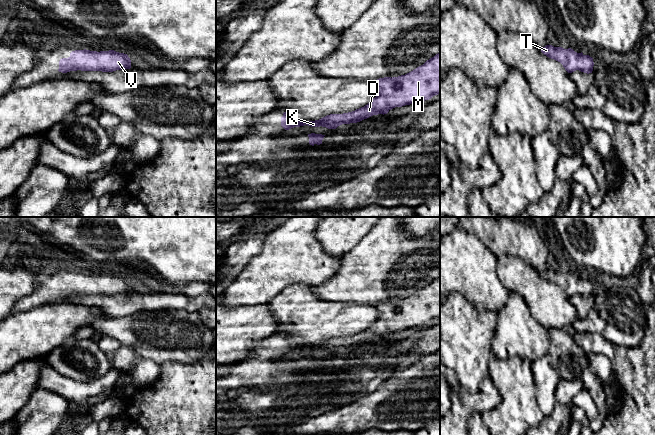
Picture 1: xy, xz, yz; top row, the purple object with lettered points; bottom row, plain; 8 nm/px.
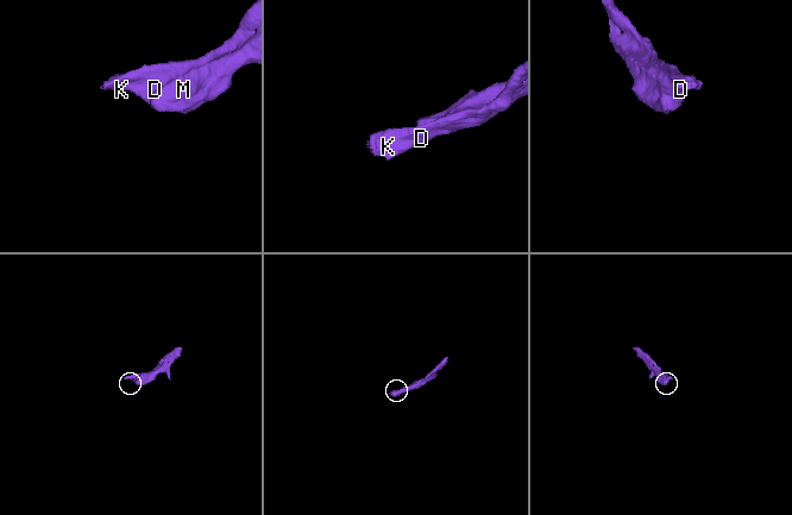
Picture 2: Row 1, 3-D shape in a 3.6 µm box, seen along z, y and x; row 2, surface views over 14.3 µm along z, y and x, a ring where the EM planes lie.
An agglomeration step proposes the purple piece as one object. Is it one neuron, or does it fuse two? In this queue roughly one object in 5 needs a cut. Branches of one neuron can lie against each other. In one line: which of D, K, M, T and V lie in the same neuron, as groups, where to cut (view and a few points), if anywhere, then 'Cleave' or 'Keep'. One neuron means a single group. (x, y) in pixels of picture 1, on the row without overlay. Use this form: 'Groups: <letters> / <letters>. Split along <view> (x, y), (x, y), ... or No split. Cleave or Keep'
Groups: D K M T V. No split. Keep

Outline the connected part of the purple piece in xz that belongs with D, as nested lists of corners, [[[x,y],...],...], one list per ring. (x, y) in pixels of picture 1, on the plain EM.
[[[440,275],[413,295],[398,301],[376,304],[379,317],[370,327],[343,338],[330,338],[315,345],[296,345],[287,336],[281,341],[285,354],[308,349],[336,353],[342,348],[357,347],[373,339],[387,338],[395,331],[415,328],[440,318]]]

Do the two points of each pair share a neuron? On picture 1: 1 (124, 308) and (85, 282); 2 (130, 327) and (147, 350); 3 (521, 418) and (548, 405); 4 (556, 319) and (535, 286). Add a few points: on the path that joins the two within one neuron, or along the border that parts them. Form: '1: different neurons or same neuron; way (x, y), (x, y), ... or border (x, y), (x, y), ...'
1: different neurons; border (129, 292), (105, 296)
2: same neuron; way (136, 333), (147, 344)
3: different neurons; border (534, 386), (537, 404), (545, 416)
4: same neuron; way (554, 311), (539, 294)

